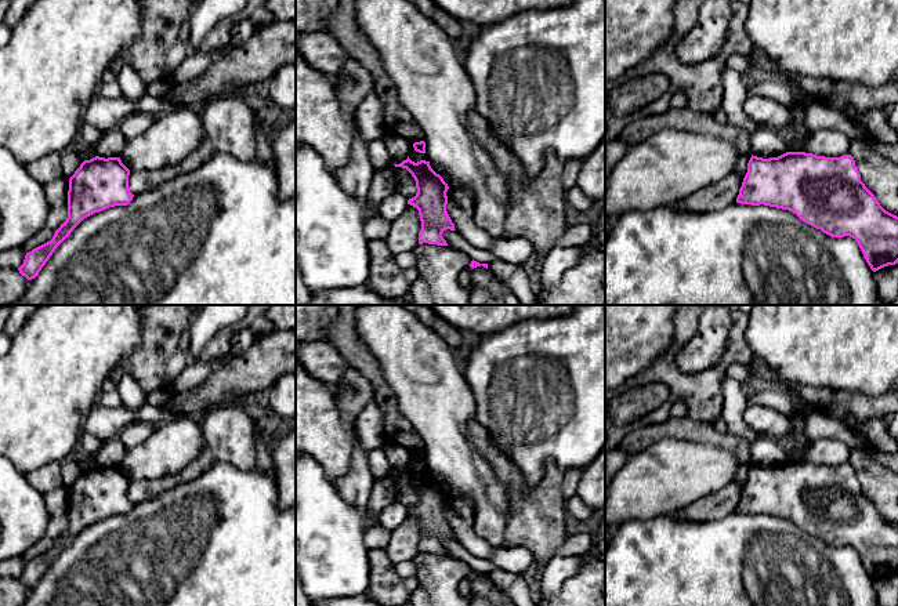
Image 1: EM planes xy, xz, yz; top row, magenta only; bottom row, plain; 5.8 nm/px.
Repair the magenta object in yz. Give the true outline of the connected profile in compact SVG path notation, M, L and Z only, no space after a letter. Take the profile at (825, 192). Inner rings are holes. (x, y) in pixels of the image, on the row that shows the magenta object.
M786 152L770 159L752 155L736 203L752 206L764 204L789 210L805 224L821 229L832 237L852 237L873 272L898 264L898 217L886 211L875 195L865 186L851 155L825 157L805 152Z

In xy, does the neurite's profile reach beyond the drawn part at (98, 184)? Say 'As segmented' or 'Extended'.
As segmented

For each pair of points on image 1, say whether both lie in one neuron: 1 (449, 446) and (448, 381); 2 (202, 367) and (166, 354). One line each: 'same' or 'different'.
1: same
2: different

